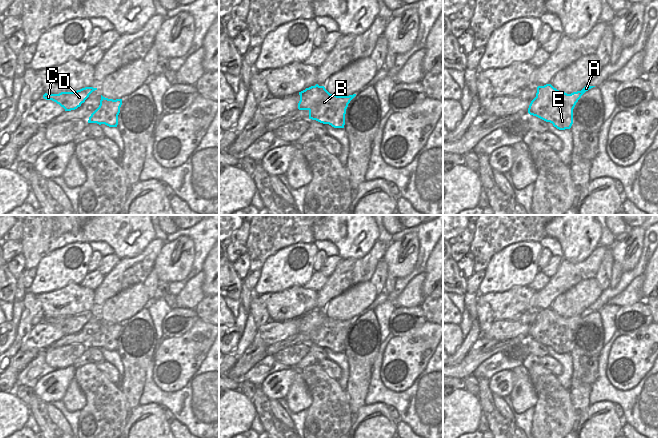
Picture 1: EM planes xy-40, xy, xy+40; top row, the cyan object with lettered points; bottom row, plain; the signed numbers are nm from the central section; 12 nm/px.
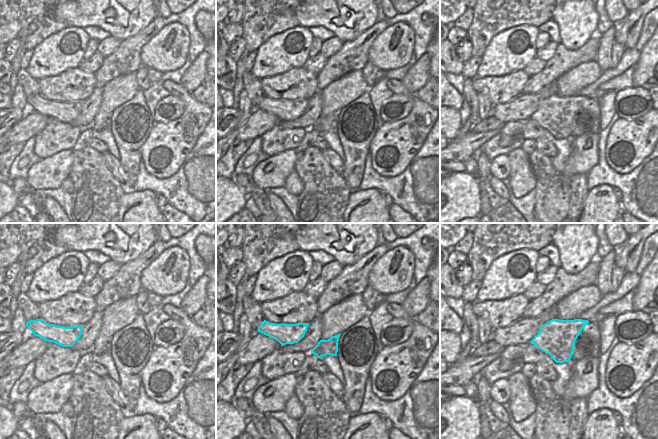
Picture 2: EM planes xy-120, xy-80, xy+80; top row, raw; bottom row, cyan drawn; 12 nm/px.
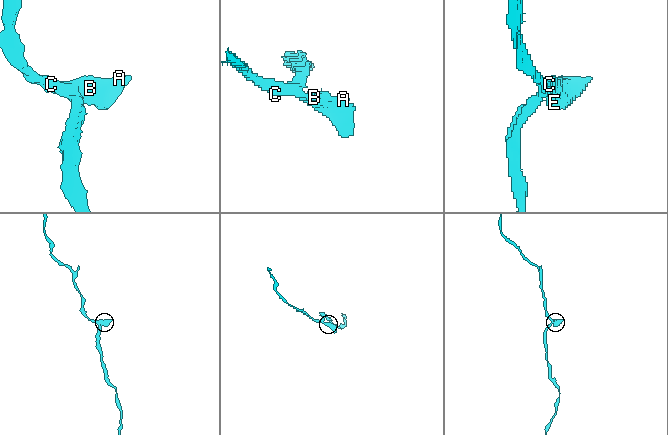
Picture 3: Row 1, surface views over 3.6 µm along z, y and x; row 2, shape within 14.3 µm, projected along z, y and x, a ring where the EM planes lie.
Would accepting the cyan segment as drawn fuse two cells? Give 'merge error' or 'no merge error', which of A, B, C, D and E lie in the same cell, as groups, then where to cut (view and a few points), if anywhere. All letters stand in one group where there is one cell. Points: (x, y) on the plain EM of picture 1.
no merge error | A B C D E | no cut

